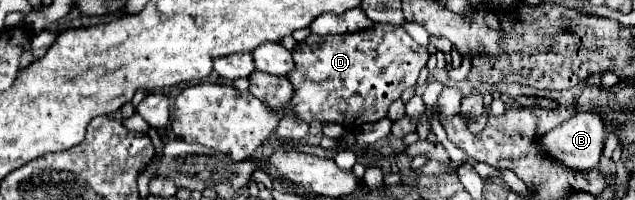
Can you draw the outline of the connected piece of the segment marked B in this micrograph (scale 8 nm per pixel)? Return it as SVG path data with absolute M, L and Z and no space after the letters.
M578 113L564 121L562 125L554 127L542 137L542 147L546 147L546 155L550 159L558 159L558 163L566 163L566 167L574 167L574 171L588 171L594 169L600 161L602 147L604 147L604 125L596 113Z

